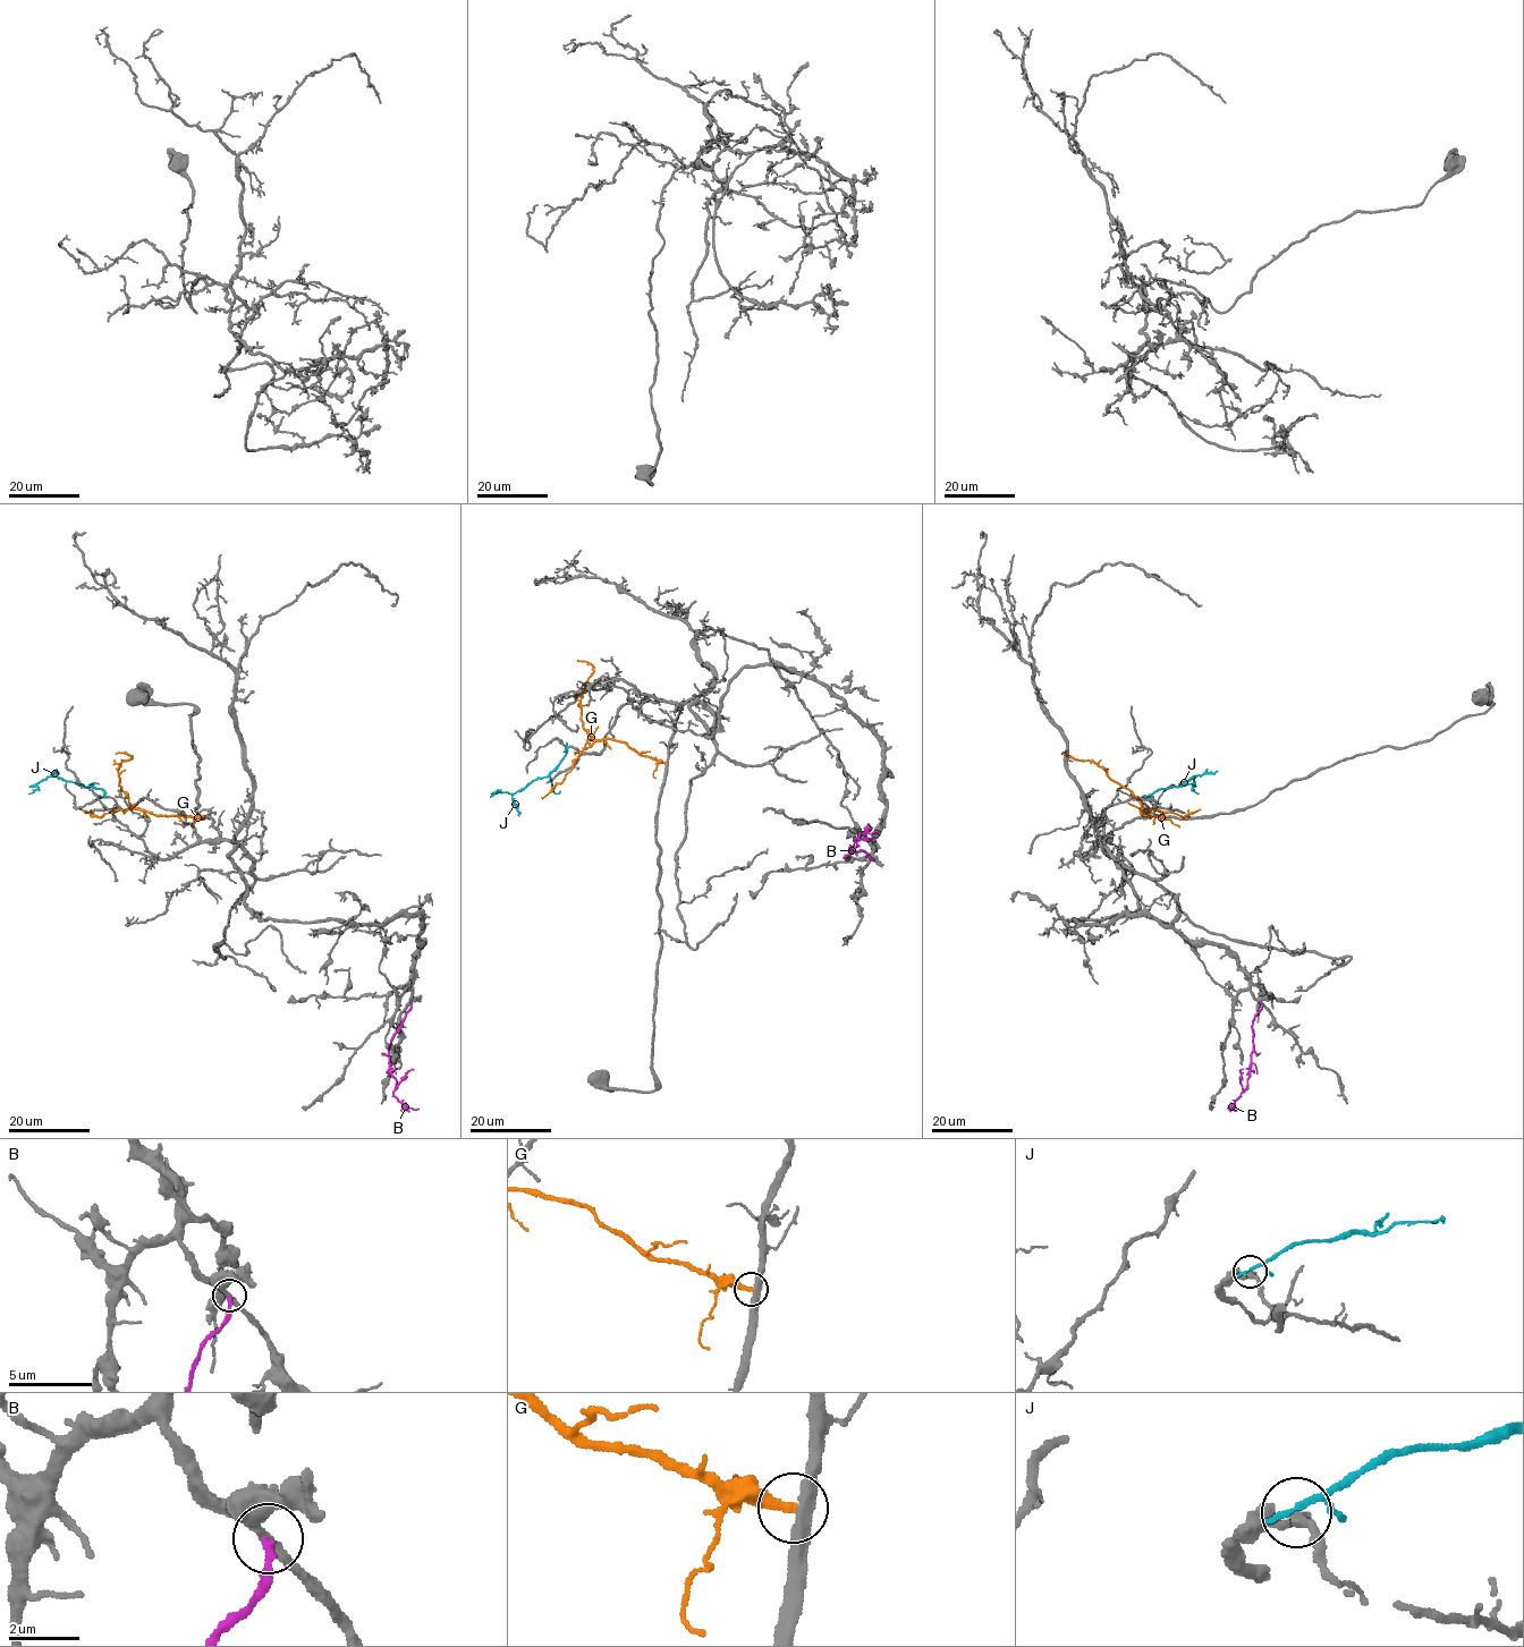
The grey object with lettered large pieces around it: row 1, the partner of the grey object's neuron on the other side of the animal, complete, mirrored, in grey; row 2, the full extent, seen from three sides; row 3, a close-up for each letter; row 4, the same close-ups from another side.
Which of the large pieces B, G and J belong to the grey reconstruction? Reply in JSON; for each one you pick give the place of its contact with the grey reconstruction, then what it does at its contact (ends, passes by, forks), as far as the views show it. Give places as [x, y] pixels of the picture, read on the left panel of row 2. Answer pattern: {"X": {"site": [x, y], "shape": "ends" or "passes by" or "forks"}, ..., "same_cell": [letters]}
{"same_cell": []}

